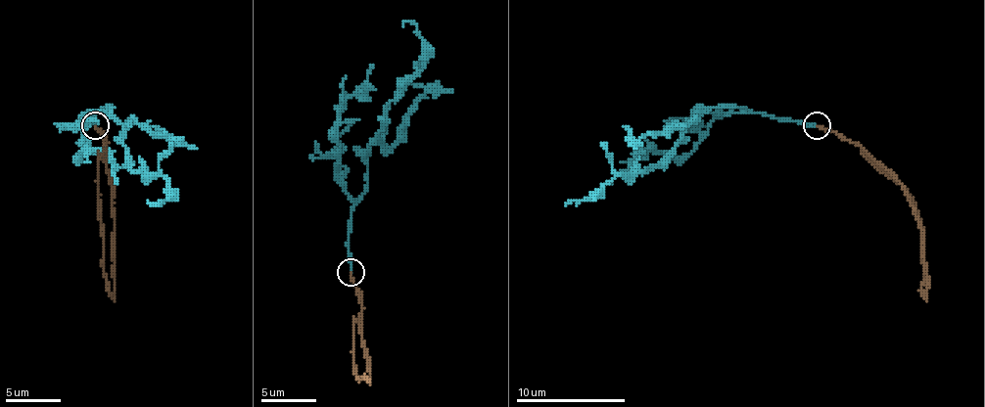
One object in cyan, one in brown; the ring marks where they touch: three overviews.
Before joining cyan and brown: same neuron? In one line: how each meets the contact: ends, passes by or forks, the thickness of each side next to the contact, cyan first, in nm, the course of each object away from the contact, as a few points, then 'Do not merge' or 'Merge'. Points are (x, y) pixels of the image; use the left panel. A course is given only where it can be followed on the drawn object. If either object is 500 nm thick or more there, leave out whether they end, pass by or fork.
At the ring cyan ends. At the ring brown ends. Thickness 180 nm (cyan) against 160 nm. Course of cyan: (95, 126), (95, 113), (112, 107), (122, 126), (128, 164), (159, 172), (166, 181), (164, 200), (147, 203). Course of brown: (95, 126), (106, 143), (112, 186), (115, 301). Merge

